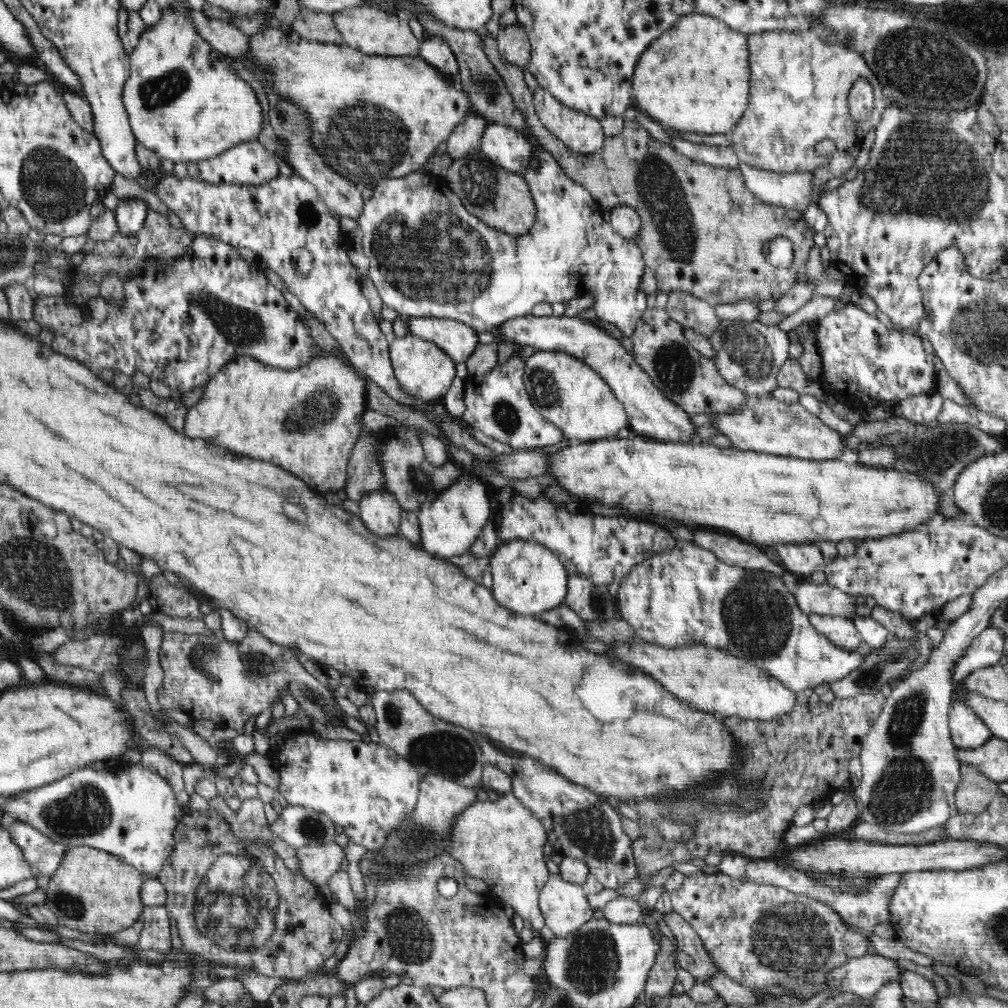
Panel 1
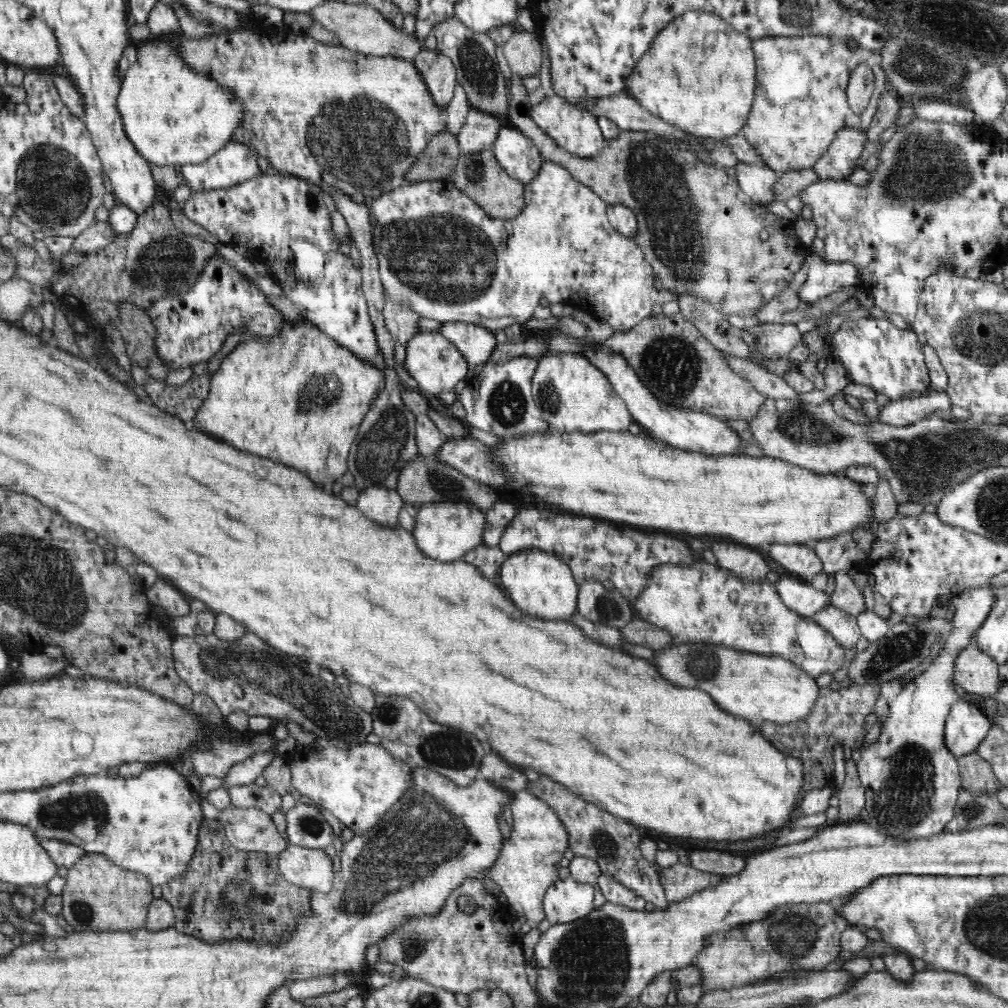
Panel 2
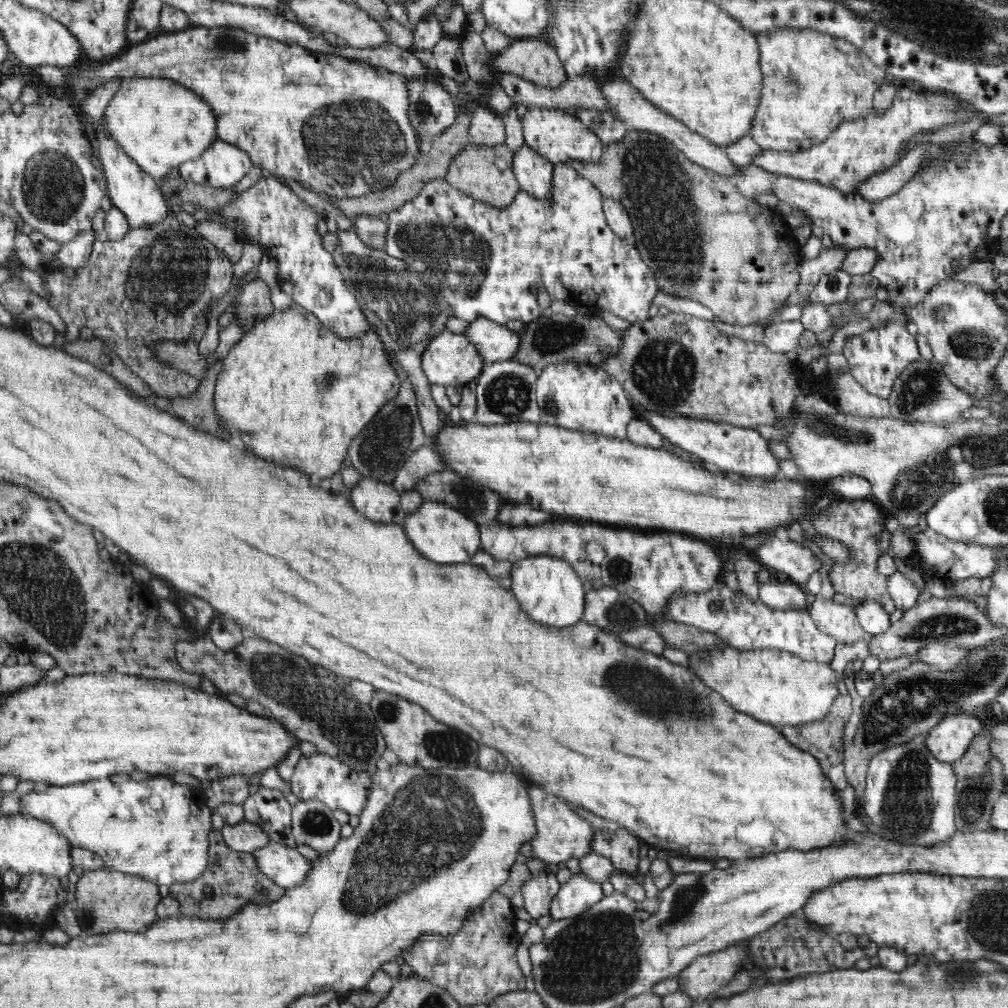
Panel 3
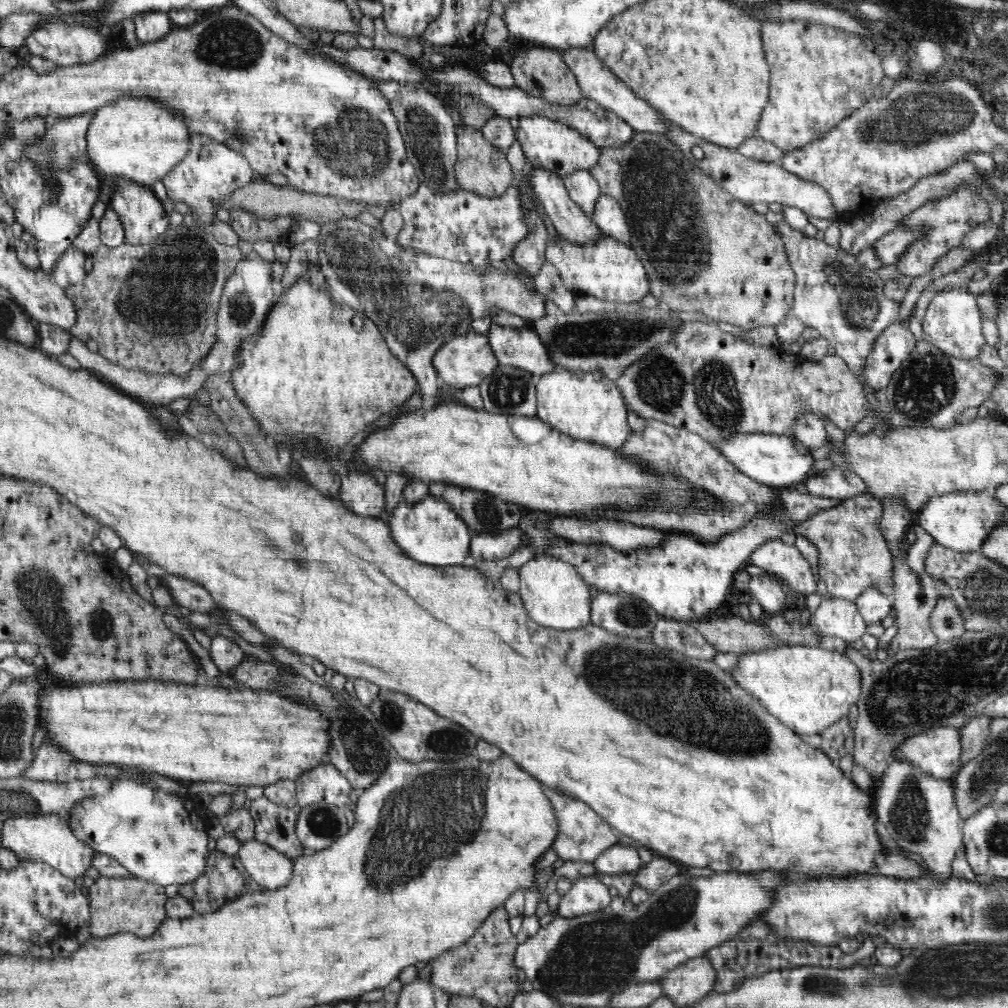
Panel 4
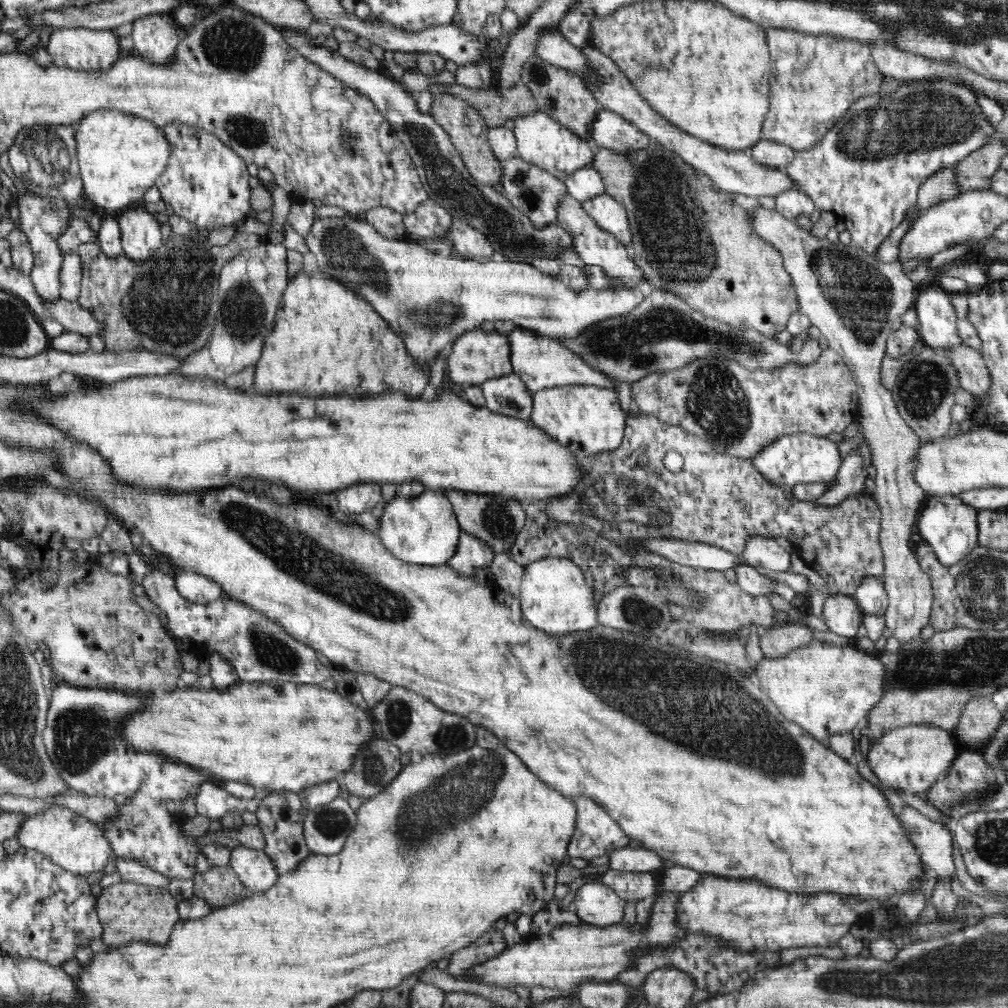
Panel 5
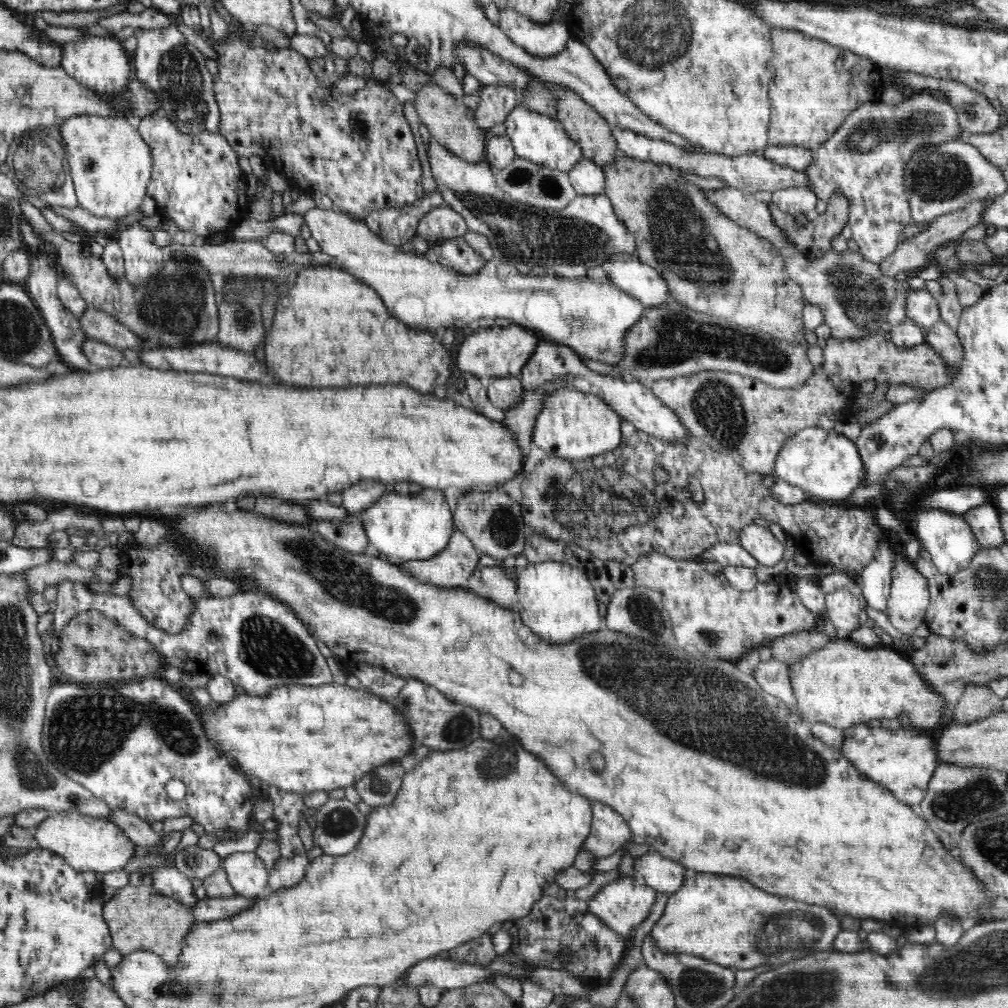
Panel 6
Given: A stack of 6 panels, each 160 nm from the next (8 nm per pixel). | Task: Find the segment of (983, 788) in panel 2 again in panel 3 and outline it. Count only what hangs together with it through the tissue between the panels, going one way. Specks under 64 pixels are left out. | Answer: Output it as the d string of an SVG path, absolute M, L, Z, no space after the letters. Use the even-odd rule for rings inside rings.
M980 730L970 742L964 756L951 764L958 779L972 779L974 776L986 774L986 766L991 756L988 739L989 736Z

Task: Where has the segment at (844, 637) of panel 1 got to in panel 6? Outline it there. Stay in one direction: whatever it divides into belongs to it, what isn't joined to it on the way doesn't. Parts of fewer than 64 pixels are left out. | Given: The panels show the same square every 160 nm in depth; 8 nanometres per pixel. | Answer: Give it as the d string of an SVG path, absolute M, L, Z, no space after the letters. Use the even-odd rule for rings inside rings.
M835 590L825 596L825 615L838 628L853 633L864 621L864 610L858 598L848 590Z

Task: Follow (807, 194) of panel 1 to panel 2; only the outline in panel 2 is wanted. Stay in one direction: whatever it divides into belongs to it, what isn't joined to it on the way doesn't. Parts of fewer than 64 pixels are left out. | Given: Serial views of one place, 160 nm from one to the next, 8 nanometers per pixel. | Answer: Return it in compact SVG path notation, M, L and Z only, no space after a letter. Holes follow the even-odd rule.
M739 161L735 166L739 187L756 203L767 204L774 201L774 184L779 172L758 163Z

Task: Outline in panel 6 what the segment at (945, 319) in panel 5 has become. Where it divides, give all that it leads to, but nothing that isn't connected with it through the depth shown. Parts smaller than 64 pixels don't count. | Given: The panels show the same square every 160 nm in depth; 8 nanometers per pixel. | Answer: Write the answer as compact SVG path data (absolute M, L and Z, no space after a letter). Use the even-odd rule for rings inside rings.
M925 289L906 291L906 314L906 318L912 319L923 330L932 328L941 320L938 301Z

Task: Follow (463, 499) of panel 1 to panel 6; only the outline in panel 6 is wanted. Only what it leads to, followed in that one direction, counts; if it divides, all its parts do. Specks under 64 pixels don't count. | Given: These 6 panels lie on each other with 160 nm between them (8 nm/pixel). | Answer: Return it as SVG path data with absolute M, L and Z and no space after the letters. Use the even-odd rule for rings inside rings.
M423 488L416 495L400 495L386 492L371 508L358 515L364 523L366 536L372 550L385 555L392 562L422 561L436 556L448 546L448 540L454 530L452 512L441 490Z

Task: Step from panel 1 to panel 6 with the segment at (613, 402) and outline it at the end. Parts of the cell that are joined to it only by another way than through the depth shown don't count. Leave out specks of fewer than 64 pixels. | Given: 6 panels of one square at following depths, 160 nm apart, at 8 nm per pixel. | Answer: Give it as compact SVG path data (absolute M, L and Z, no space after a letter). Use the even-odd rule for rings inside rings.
M558 389L544 399L534 423L533 442L553 457L566 460L598 457L620 447L622 421L620 415L594 393Z

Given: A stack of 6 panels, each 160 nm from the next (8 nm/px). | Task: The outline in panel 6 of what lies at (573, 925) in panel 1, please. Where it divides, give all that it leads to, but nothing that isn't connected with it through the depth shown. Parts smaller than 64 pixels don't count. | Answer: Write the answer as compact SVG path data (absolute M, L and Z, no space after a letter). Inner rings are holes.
M624 876L612 884L604 885L592 900L587 903L590 913L598 916L600 921L604 922L613 932L628 938L648 918L648 915L654 909L656 897L657 891L644 883L642 877Z

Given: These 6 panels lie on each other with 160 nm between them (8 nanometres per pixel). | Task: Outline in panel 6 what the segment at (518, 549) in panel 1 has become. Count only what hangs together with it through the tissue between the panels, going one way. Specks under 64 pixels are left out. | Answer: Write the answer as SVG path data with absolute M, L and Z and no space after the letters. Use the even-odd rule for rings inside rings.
M546 561L539 563L529 563L520 570L517 579L517 603L513 608L518 611L520 618L534 634L546 639L550 644L562 644L578 638L581 634L588 634L600 630L603 617L598 609L597 594L594 587L589 582L588 575L578 567L558 561Z

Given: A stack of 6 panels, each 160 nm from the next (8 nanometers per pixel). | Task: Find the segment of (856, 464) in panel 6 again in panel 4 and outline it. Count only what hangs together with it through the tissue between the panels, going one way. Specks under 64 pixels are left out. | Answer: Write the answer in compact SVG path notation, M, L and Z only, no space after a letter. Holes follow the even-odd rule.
M734 434L732 438L724 440L718 450L732 463L738 471L746 477L772 488L793 488L799 483L804 483L812 474L812 458L809 448L791 436L778 434Z

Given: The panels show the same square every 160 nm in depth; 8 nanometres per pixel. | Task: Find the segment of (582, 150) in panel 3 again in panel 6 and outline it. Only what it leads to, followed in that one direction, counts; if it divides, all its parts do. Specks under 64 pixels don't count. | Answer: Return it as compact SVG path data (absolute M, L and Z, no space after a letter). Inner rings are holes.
M517 106L506 117L505 126L517 156L534 164L569 173L583 159L580 145L574 142L556 118L534 112L524 106Z

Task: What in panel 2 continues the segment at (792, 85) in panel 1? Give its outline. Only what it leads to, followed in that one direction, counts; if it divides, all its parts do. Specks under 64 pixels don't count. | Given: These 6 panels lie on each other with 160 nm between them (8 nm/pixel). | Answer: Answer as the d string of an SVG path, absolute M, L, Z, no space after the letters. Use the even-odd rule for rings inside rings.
M822 35L800 37L766 37L754 40L752 49L755 55L756 86L754 102L749 118L741 129L741 134L748 144L754 147L761 162L776 172L814 168L814 164L826 154L836 132L842 129L867 130L876 115L878 100L885 91L886 75L882 70L880 58L866 48L849 49L842 40ZM866 64L875 74L875 86L866 111L856 115L847 100L847 86L850 75L856 66Z

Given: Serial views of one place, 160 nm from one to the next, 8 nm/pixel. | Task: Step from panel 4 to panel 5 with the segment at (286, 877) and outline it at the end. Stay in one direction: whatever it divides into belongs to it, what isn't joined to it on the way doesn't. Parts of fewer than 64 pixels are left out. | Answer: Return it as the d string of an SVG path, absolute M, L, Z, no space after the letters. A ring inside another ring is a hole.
M236 847L231 850L229 864L246 885L248 894L272 888L280 875L264 850Z

